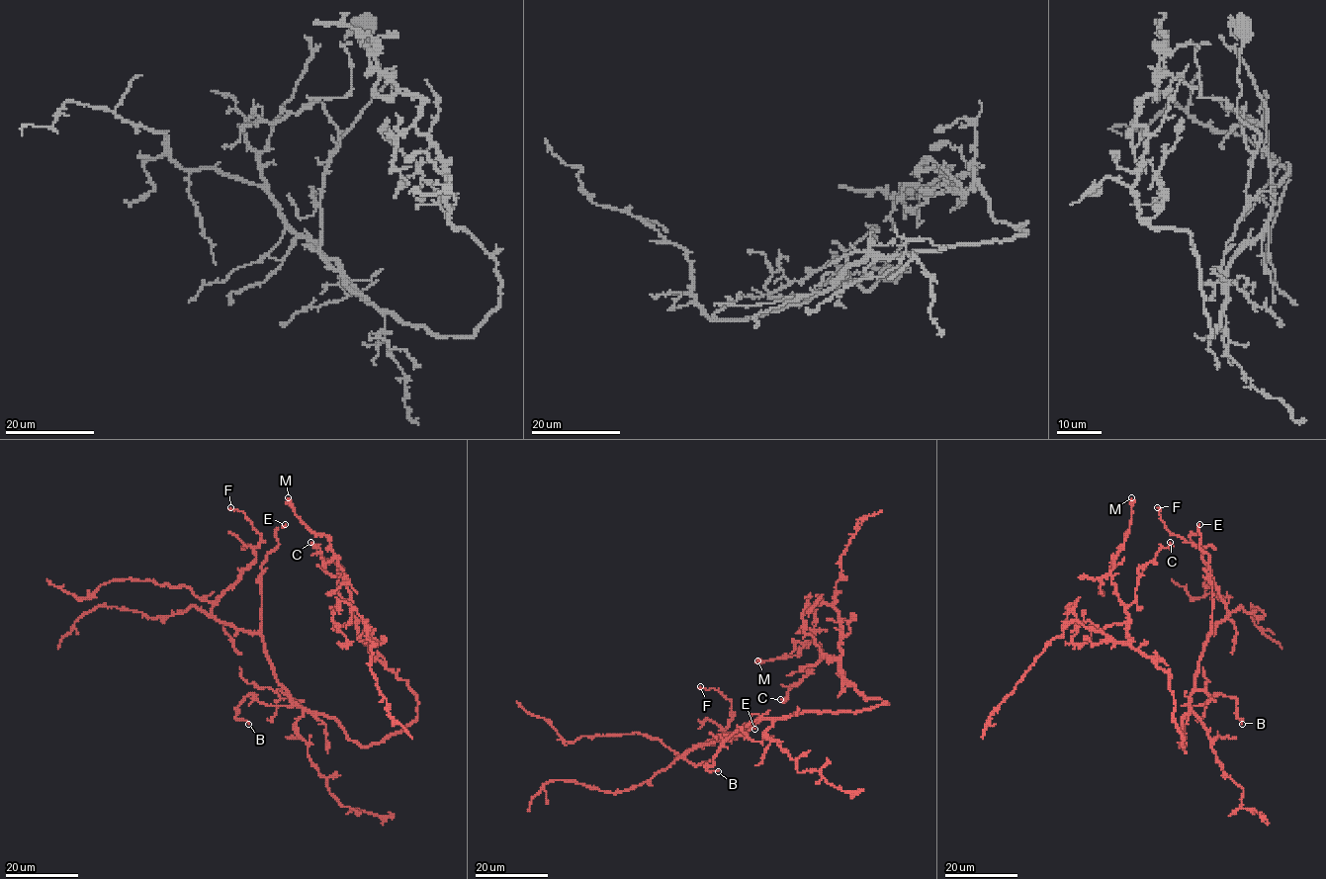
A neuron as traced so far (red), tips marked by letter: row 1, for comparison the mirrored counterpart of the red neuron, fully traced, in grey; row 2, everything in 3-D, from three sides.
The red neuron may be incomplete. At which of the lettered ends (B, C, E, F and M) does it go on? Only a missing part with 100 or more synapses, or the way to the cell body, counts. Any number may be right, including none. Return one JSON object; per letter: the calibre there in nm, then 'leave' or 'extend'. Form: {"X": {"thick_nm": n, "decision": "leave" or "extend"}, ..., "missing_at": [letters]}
{"B": {"thick_nm": 160, "decision": "leave"}, "C": {"thick_nm": 280, "decision": "leave"}, "E": {"thick_nm": 260, "decision": "extend"}, "F": {"thick_nm": 180, "decision": "leave"}, "M": {"thick_nm": 360, "decision": "leave"}, "missing_at": ["E"]}

